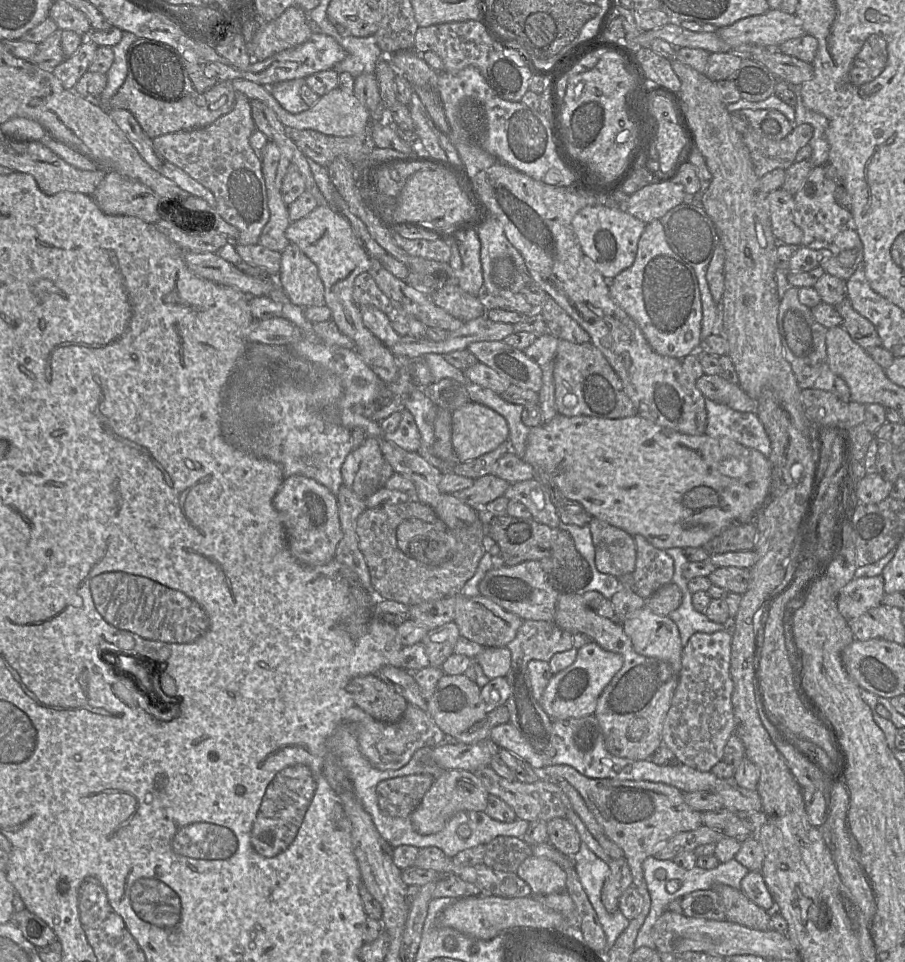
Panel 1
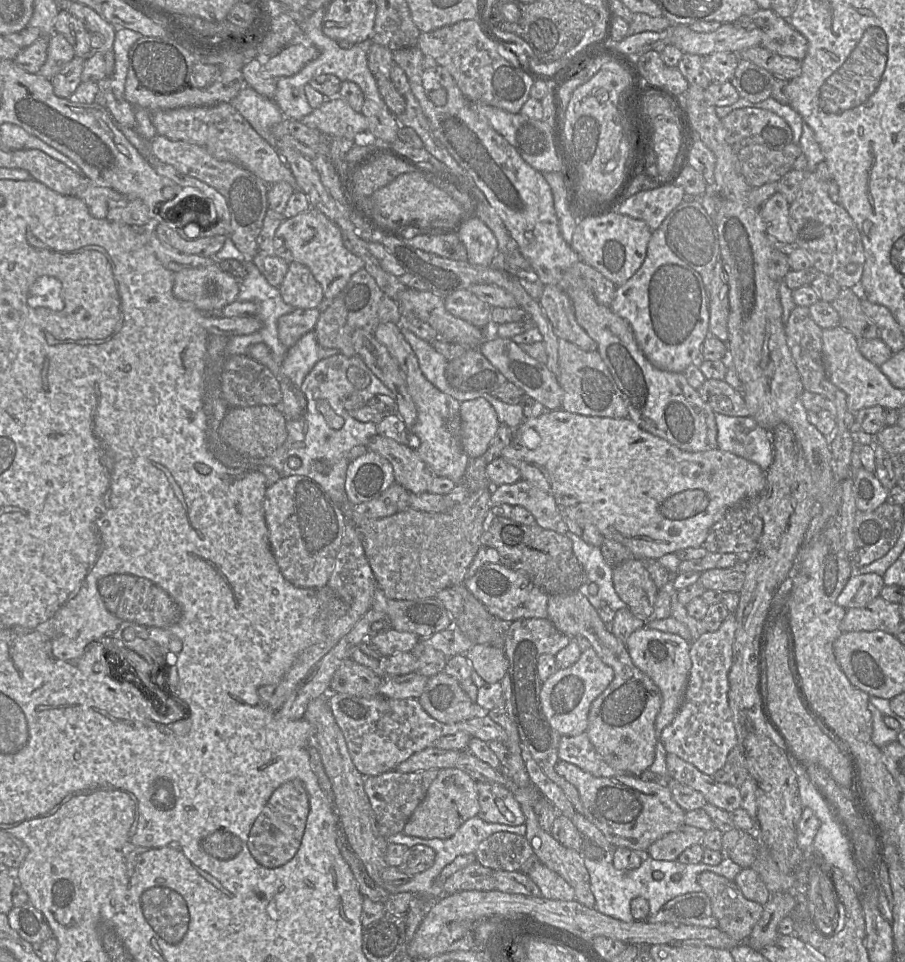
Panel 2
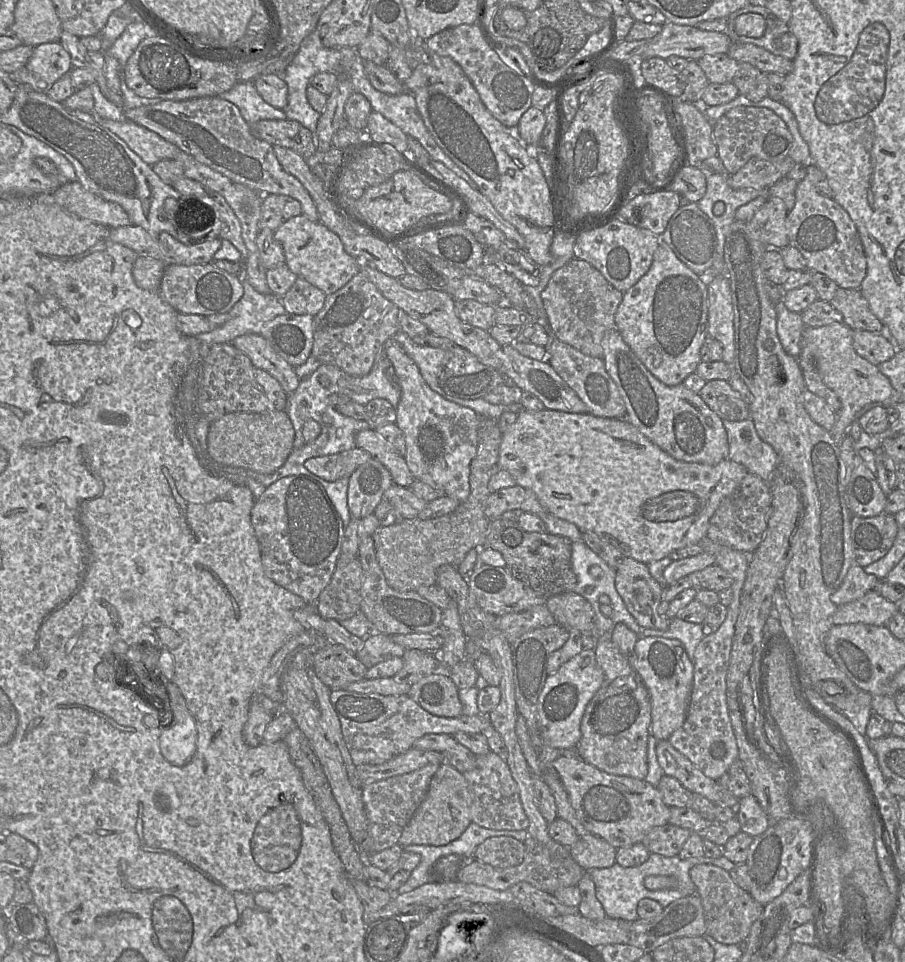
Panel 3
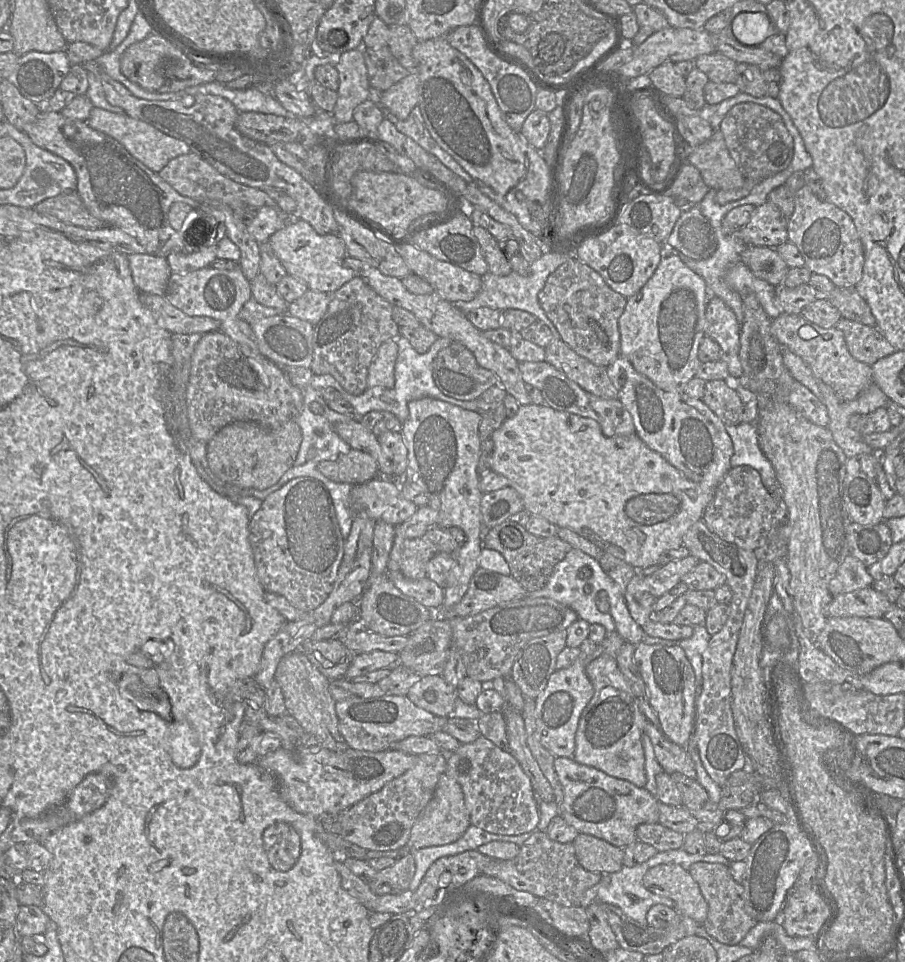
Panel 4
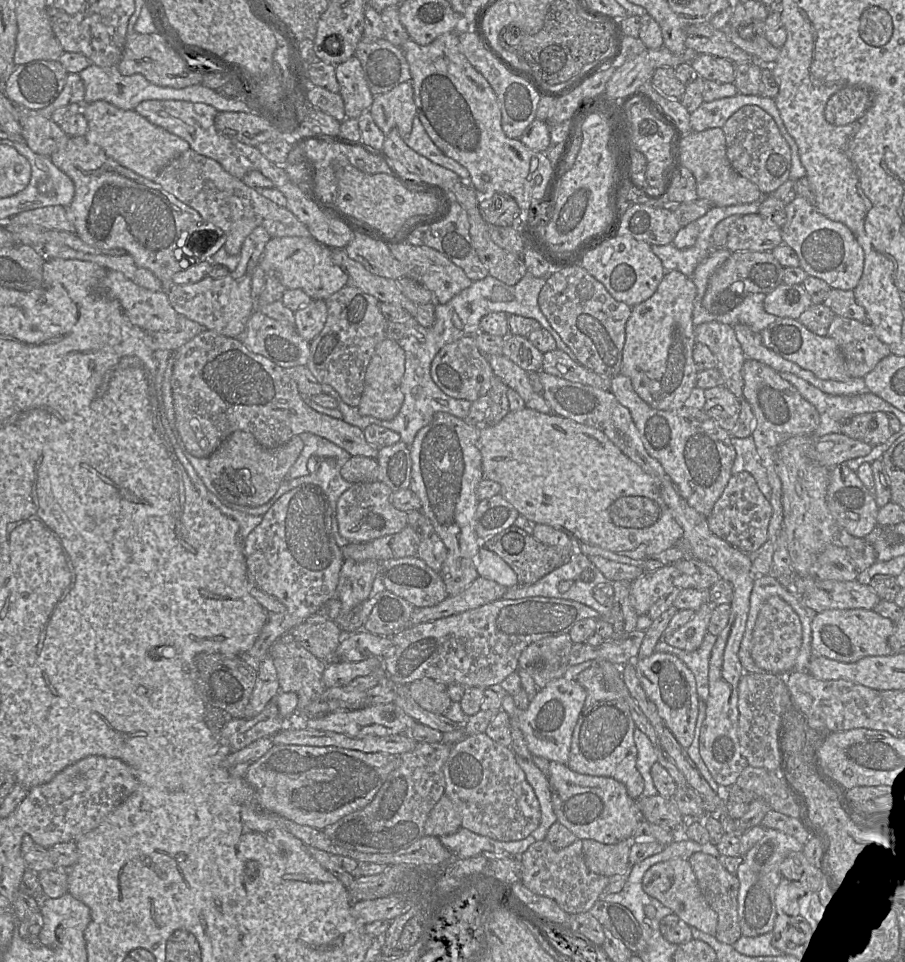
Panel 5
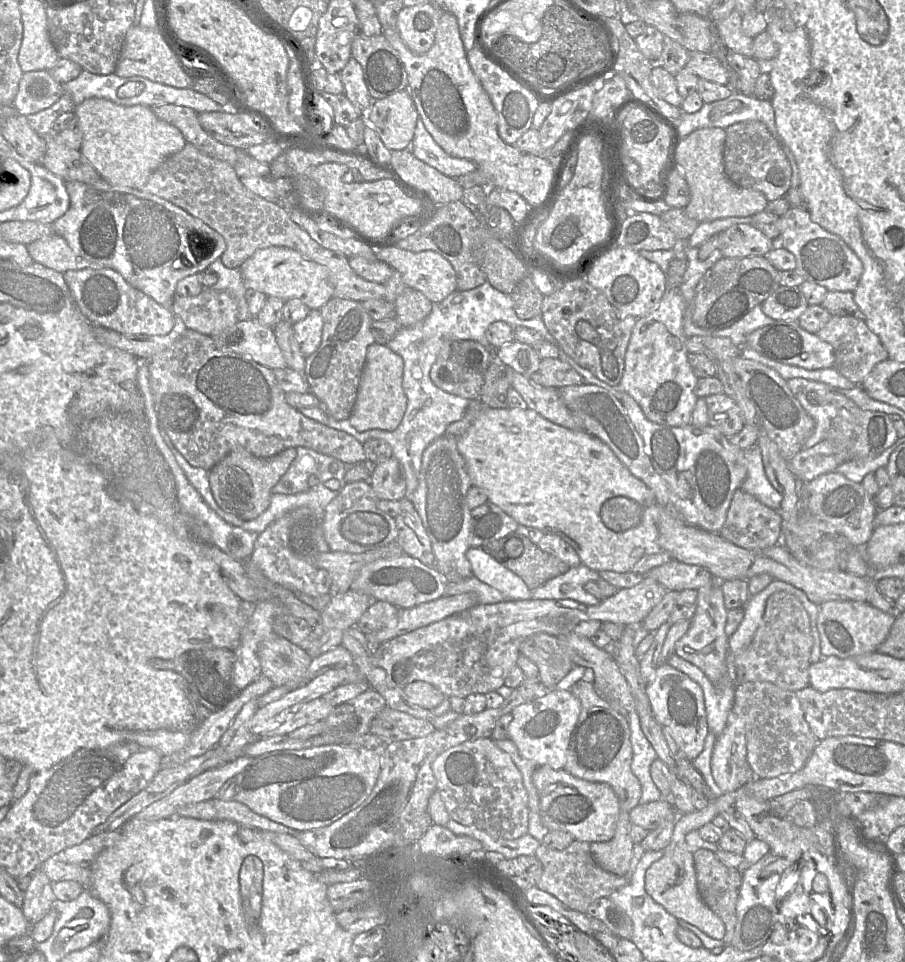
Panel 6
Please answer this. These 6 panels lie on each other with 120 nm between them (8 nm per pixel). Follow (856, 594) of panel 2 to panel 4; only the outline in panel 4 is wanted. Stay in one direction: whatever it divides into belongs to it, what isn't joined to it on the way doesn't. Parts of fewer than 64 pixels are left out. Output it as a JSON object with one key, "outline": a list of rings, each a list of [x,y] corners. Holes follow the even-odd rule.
{"outline":[[[850,554],[830,581],[829,592],[832,596],[850,593],[871,587],[874,581],[875,579],[868,573],[867,567]]]}

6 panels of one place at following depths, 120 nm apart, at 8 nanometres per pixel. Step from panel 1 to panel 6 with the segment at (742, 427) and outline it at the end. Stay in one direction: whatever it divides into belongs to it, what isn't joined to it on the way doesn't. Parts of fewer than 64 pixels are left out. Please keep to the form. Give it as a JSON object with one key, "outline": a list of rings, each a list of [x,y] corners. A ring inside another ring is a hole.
{"outline":[[[758,445],[752,446],[743,453],[746,460],[747,476],[741,485],[741,489],[755,497],[763,505],[778,510],[783,497],[766,476]]]}

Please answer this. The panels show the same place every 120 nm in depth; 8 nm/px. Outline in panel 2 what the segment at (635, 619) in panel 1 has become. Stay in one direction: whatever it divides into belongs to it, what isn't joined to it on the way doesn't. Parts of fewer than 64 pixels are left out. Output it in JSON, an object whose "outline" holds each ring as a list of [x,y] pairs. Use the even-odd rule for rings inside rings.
{"outline":[[[644,626],[629,636],[626,647],[634,665],[648,675],[661,691],[662,704],[655,720],[658,739],[663,729],[672,723],[683,703],[691,670],[690,643],[679,635]]]}

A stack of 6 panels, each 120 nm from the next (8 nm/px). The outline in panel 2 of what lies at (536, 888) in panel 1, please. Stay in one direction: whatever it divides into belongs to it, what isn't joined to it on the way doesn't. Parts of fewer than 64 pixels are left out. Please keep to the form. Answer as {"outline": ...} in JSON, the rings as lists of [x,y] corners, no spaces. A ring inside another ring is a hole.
{"outline":[[[540,861],[529,870],[528,876],[539,887],[544,898],[563,901],[575,899],[575,891],[565,879]]]}

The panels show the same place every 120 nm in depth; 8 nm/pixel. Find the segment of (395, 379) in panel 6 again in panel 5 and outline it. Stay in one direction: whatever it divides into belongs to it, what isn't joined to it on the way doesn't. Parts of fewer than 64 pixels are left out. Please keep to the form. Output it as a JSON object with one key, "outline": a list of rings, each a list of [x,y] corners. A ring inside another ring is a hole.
{"outline":[[[385,339],[380,342],[366,369],[364,390],[358,411],[362,416],[371,416],[380,420],[392,420],[399,413],[404,402],[401,381],[405,372],[405,352],[397,341]]]}

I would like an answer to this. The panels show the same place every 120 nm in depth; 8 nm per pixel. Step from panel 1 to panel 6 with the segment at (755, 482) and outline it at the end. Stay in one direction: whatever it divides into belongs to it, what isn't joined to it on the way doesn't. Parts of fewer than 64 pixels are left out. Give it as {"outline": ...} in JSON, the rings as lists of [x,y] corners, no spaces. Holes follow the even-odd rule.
{"outline":[[[484,406],[469,429],[457,438],[457,449],[465,460],[472,485],[485,490],[490,502],[500,507],[519,524],[561,537],[575,549],[581,562],[595,571],[629,572],[641,558],[663,551],[658,543],[656,499],[653,492],[628,470],[607,444],[585,430],[571,430],[554,424],[528,407],[502,409]]]}

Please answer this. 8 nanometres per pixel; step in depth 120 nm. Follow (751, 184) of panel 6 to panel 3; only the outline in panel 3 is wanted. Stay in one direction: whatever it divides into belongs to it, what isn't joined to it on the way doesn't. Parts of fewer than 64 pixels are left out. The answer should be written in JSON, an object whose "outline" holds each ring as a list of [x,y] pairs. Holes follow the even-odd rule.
{"outline":[[[738,106],[713,123],[713,138],[724,171],[732,175],[751,158],[779,162],[789,156],[792,135],[786,123],[772,110],[752,106]]]}

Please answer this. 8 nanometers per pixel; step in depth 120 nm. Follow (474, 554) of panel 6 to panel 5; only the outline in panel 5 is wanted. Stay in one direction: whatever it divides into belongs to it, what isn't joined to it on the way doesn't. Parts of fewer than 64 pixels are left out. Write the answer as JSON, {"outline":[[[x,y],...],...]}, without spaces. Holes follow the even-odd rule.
{"outline":[[[481,547],[475,555],[478,575],[507,588],[518,586],[516,573],[497,554]]]}

